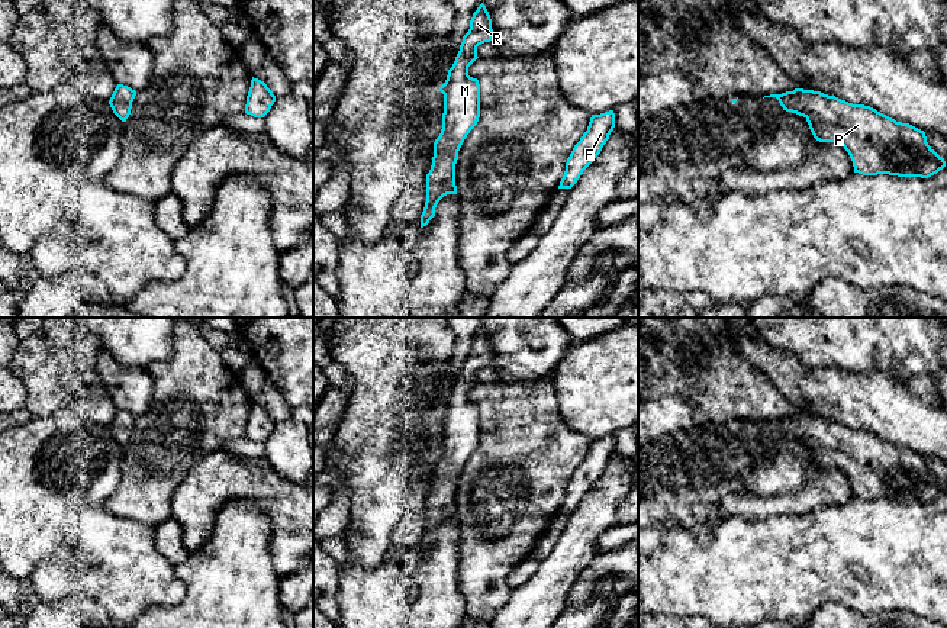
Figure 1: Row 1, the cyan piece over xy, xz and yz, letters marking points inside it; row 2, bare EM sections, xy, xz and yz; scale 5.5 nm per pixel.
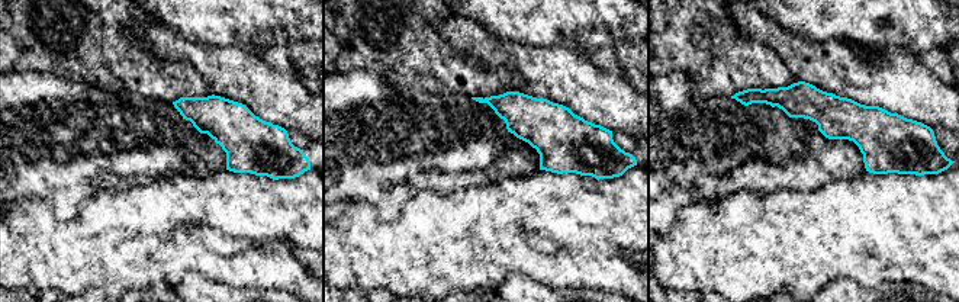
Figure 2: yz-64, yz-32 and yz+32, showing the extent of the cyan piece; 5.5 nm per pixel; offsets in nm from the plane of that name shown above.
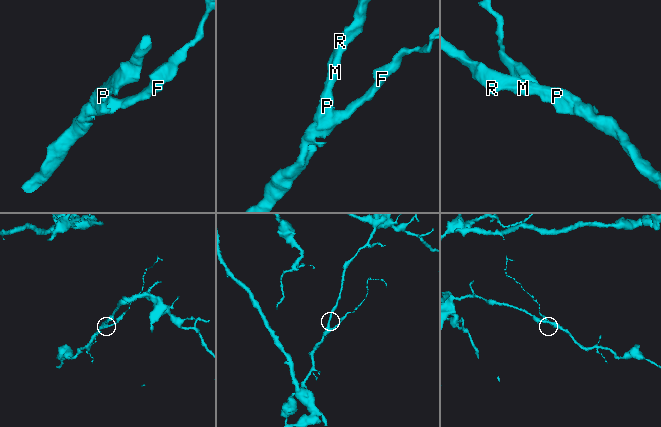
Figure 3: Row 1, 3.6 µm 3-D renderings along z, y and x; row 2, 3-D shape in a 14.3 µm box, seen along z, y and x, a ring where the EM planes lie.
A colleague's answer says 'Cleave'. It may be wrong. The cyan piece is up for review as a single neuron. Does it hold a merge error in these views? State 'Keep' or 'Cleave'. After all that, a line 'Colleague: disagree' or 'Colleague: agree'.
Keep
Colleague: disagree

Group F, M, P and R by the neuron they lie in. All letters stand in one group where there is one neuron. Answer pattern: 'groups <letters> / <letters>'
groups F M P R

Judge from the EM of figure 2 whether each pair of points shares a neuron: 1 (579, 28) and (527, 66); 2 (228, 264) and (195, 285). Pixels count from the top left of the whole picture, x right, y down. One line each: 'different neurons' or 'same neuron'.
1: different neurons
2: different neurons

